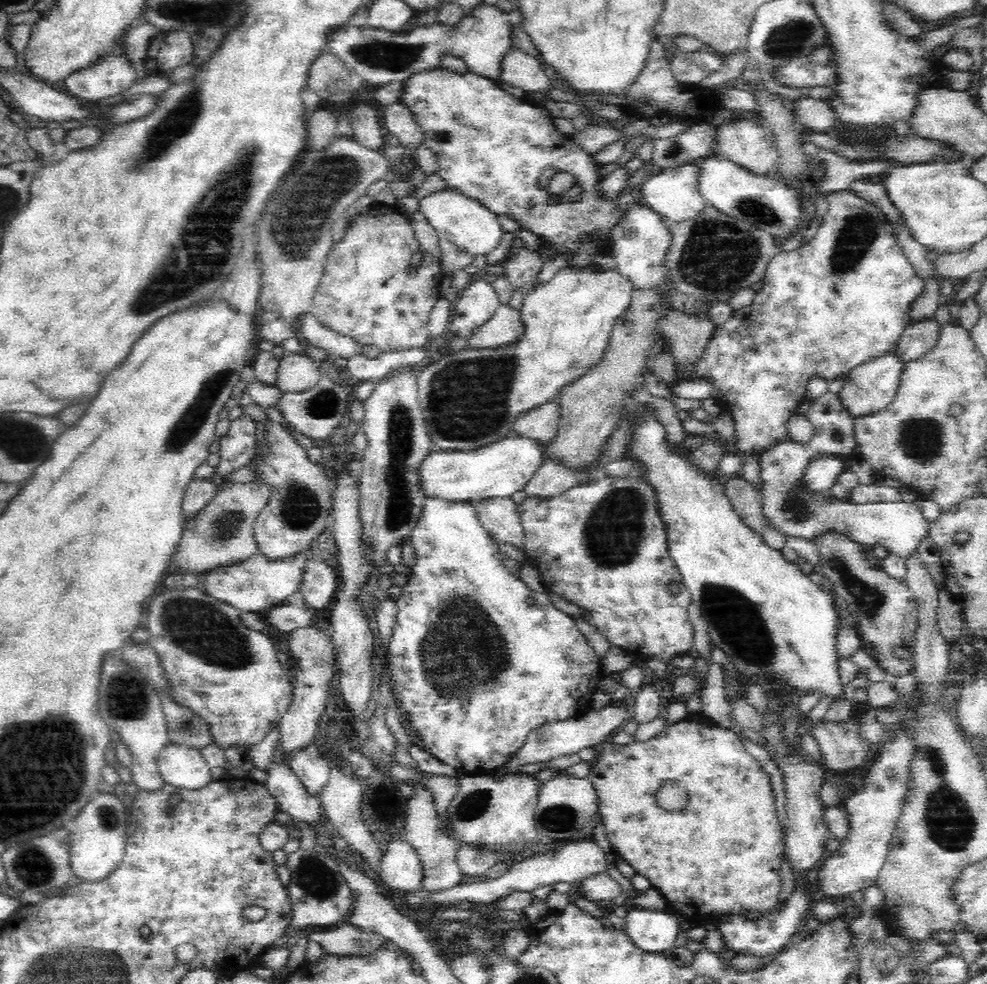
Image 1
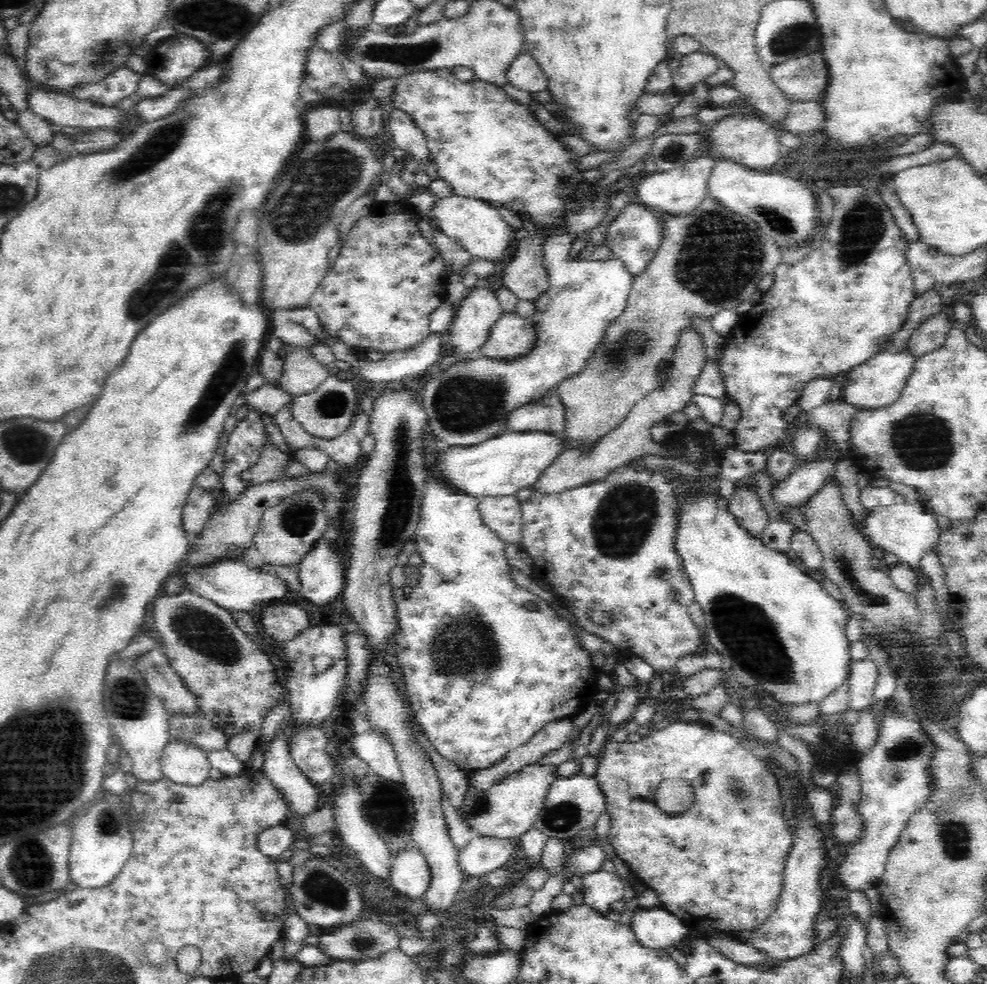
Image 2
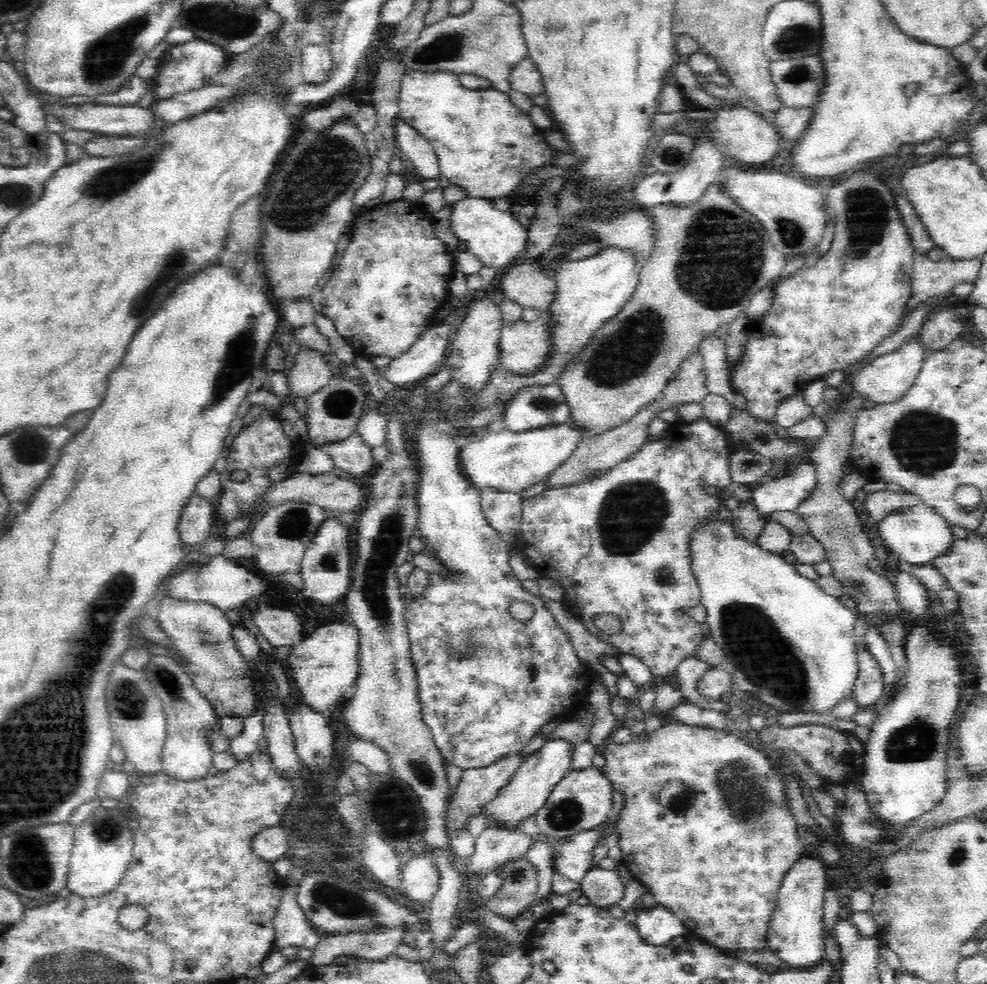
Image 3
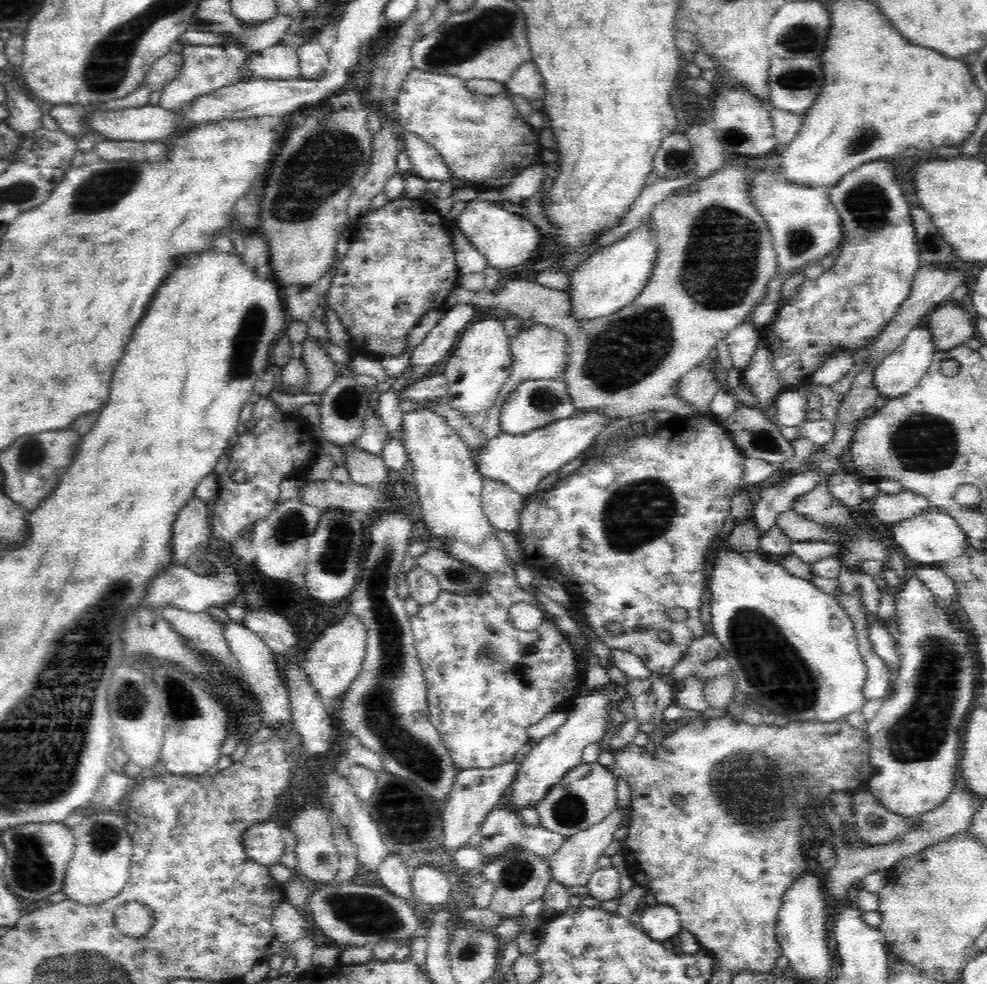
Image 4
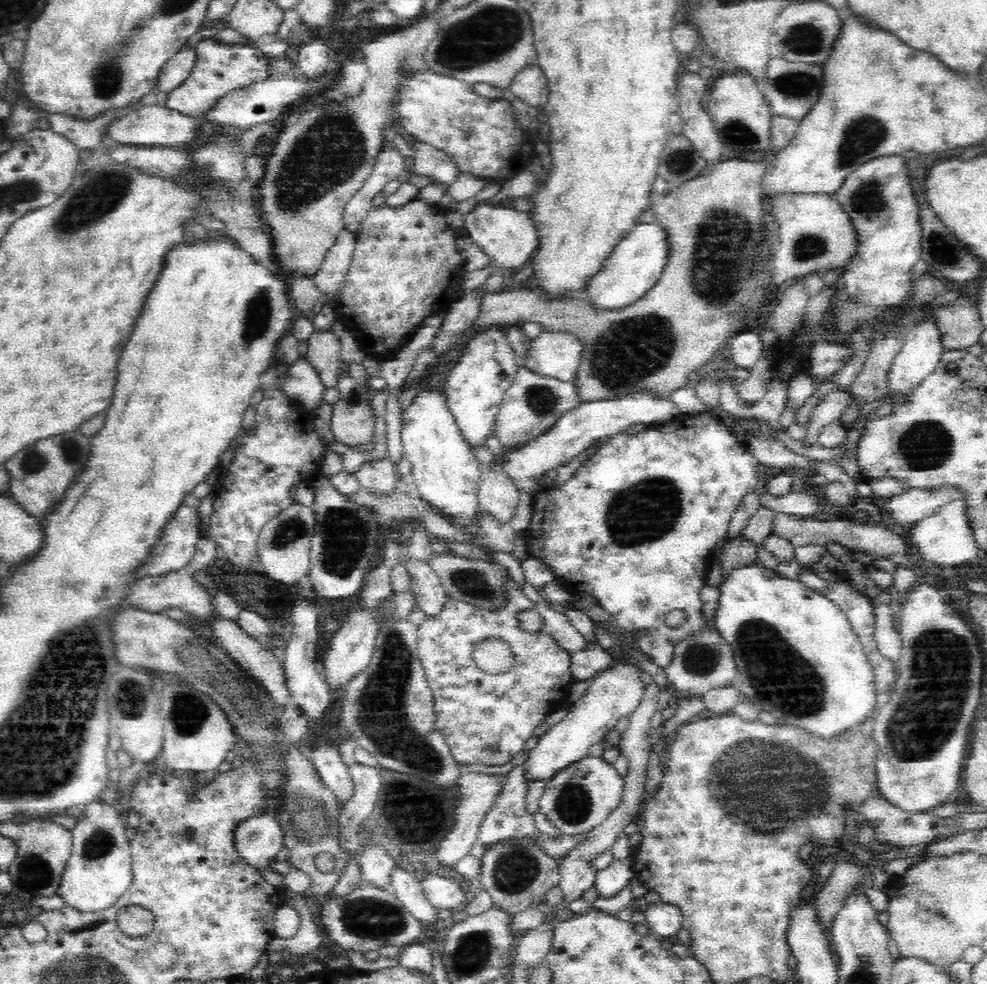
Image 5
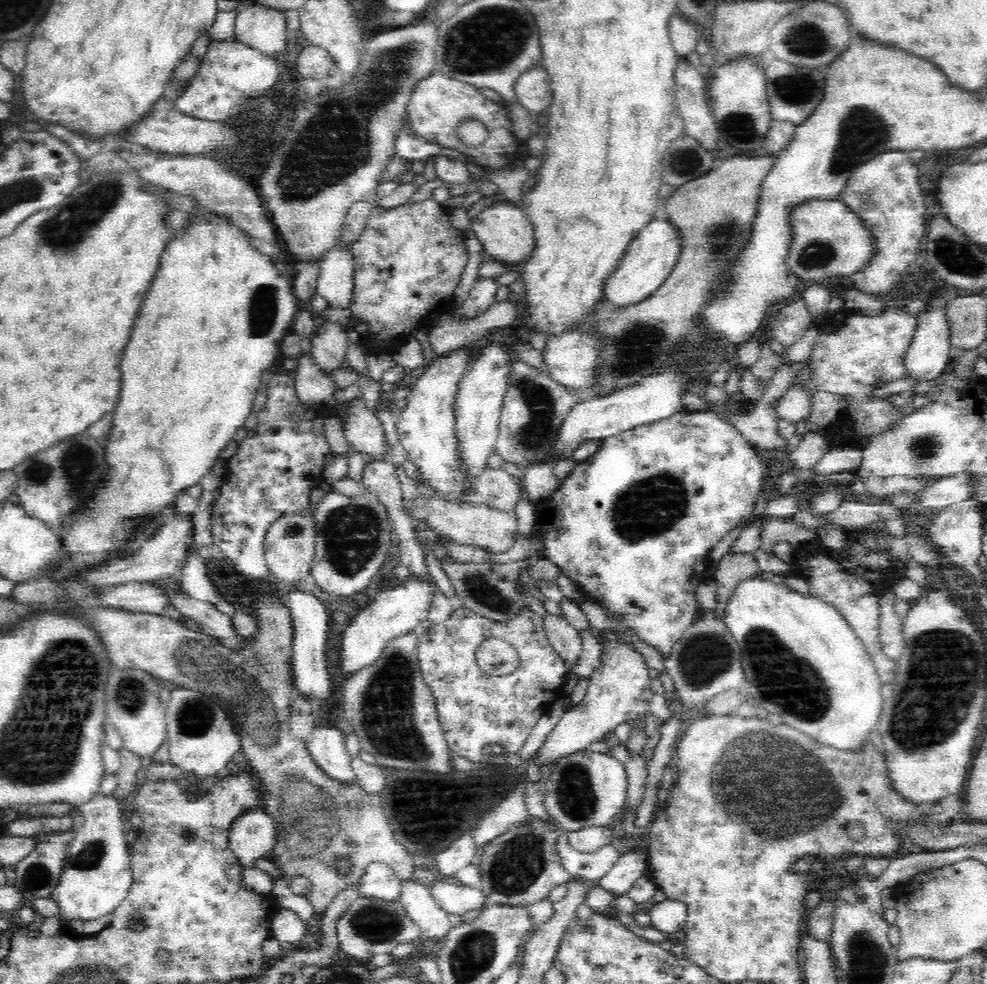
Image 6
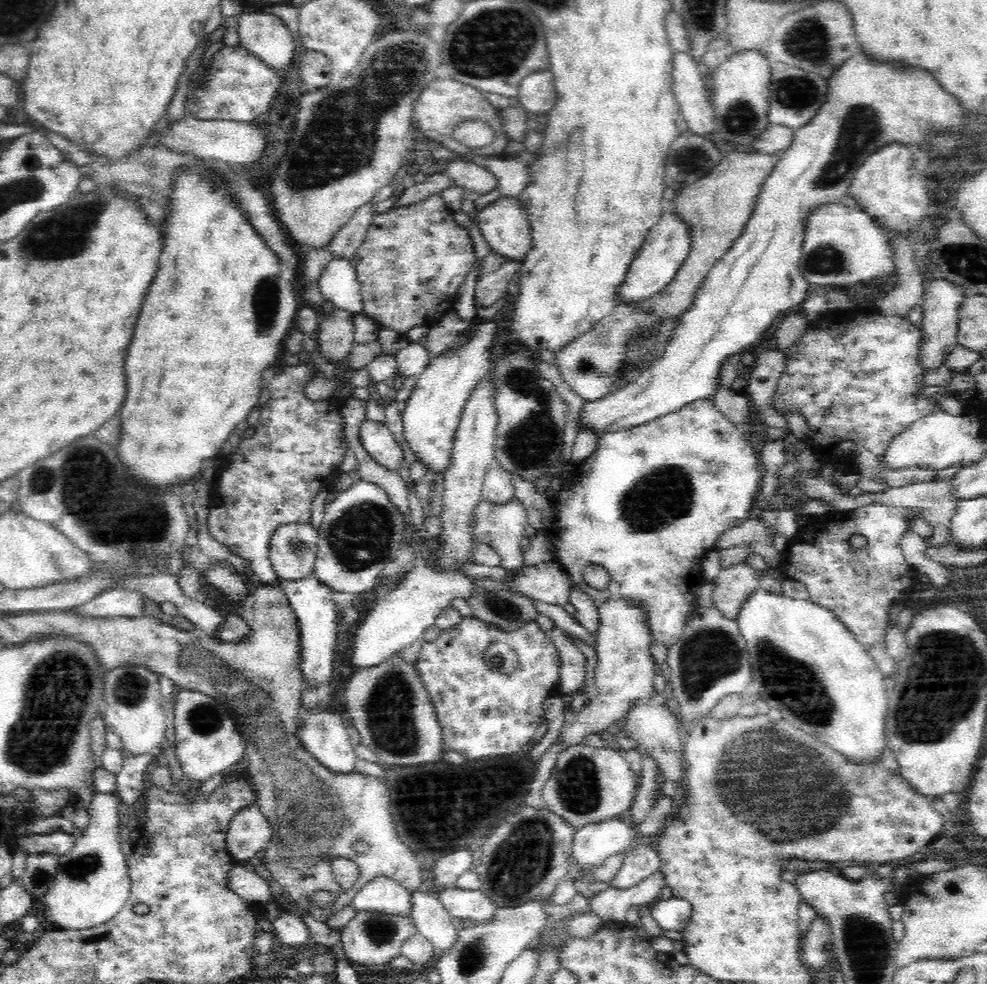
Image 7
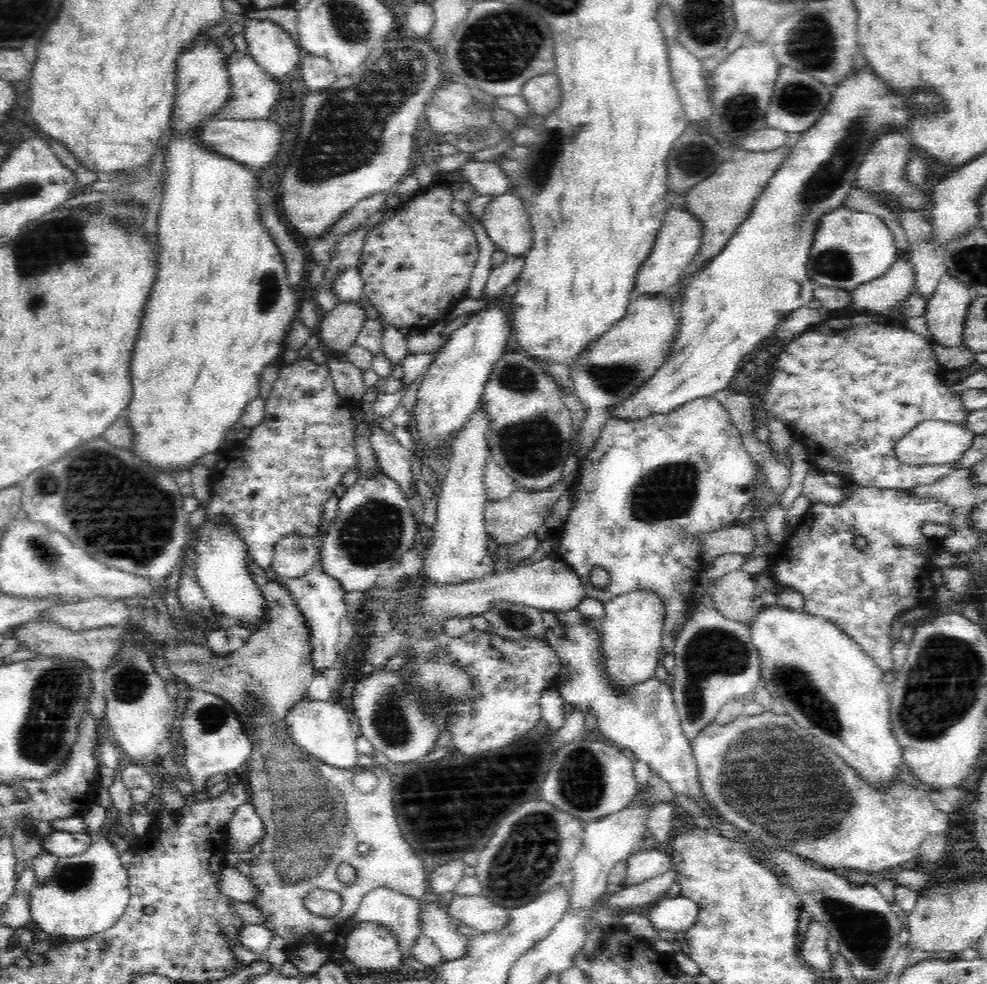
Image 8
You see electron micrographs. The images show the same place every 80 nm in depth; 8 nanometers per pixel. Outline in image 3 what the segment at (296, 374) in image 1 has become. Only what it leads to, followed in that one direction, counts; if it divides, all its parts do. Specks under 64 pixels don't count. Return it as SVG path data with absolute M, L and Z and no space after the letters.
M308 347L297 352L294 366L286 375L289 391L302 397L322 390L332 377L332 370L324 358L324 353Z

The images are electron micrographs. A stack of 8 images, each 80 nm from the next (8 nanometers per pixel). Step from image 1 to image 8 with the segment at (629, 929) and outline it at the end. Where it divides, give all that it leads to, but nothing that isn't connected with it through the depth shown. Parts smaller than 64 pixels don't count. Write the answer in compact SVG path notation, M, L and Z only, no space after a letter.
M664 896L650 908L647 917L656 930L677 933L690 930L696 924L698 914L700 914L698 903L688 897Z

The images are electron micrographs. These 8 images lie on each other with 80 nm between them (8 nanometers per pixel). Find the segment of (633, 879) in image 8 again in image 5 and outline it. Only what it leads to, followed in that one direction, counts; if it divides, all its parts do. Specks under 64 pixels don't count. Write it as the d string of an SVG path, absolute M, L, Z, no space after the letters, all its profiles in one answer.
M633 853L629 857L613 862L601 871L598 871L594 880L594 889L598 890L600 898L612 898L616 896L622 888L626 888L634 876L634 857Z

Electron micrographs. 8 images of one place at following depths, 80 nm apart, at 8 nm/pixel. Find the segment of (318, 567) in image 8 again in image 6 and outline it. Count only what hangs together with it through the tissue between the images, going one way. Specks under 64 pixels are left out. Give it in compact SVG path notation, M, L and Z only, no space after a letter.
M296 587L286 595L286 604L290 609L292 617L292 628L294 630L294 643L292 646L292 683L294 683L295 694L314 700L326 700L330 696L332 688L331 668L326 664L326 650L328 650L328 634L330 624L328 624L328 608L324 601L318 596L304 592Z

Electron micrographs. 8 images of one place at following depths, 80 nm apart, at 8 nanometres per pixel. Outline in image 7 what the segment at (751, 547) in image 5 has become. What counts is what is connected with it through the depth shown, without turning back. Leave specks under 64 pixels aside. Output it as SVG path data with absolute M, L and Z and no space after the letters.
M744 562L728 569L722 569L713 580L713 604L728 618L734 619L746 598L760 586L760 576Z

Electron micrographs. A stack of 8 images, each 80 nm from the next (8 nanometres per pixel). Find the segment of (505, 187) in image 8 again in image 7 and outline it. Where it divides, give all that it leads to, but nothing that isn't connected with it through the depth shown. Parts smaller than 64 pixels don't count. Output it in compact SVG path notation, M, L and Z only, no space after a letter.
M453 159L446 162L445 172L467 192L477 192L484 195L496 191L498 178L484 166L474 162L466 162L462 159Z

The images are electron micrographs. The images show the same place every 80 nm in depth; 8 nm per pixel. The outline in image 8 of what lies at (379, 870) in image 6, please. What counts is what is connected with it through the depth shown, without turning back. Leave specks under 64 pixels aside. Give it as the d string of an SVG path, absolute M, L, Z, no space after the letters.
M380 886L368 894L364 894L360 908L357 913L342 926L342 934L348 936L348 932L352 932L356 928L358 922L376 922L382 926L387 926L393 934L399 938L399 947L403 954L403 960L412 957L412 946L416 944L416 940L422 935L422 923L420 923L420 901L415 898L406 896L403 892L396 892L391 888Z

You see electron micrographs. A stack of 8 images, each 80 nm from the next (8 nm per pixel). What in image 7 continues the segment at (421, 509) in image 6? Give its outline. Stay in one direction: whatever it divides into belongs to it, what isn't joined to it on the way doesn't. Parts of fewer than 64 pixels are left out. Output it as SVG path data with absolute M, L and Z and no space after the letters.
M512 498L508 503L494 504L488 500L482 500L475 509L475 533L477 543L490 545L502 558L507 572L520 569L524 563L523 552L520 550L524 531L528 525L528 512L524 504L518 498Z

